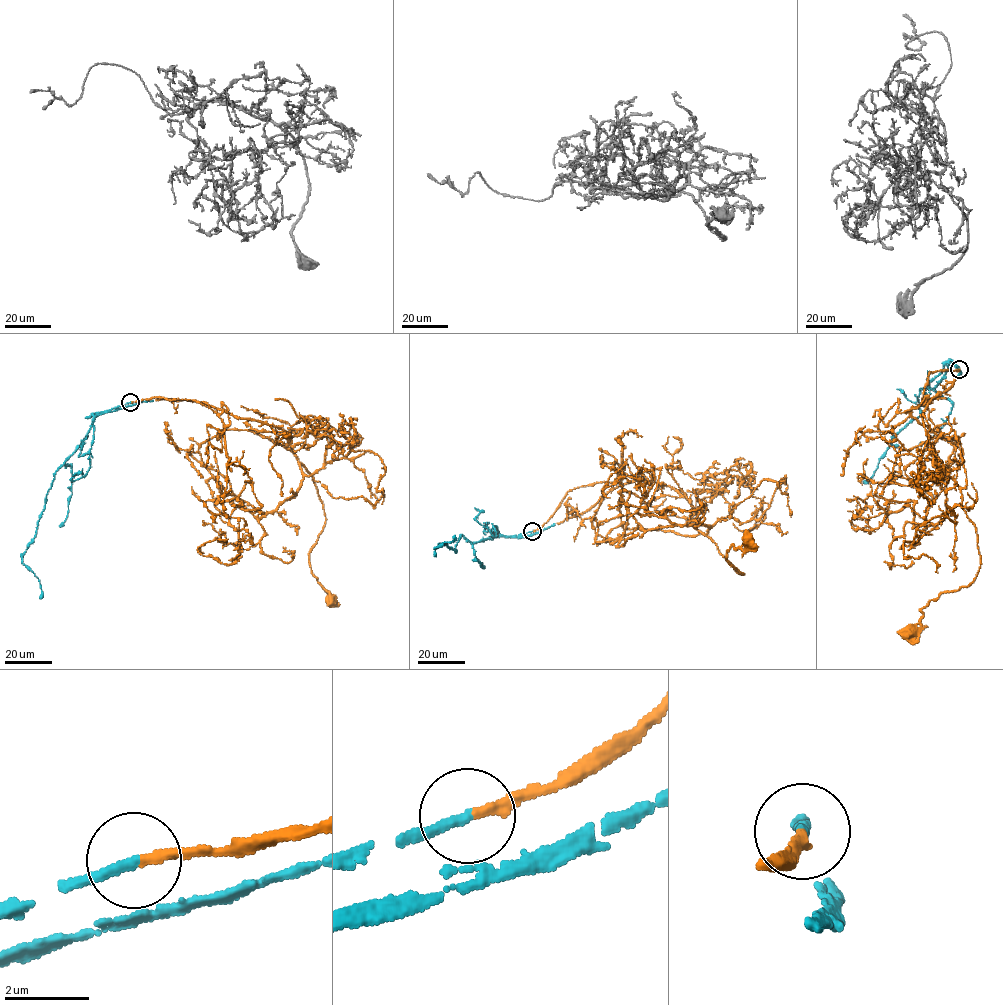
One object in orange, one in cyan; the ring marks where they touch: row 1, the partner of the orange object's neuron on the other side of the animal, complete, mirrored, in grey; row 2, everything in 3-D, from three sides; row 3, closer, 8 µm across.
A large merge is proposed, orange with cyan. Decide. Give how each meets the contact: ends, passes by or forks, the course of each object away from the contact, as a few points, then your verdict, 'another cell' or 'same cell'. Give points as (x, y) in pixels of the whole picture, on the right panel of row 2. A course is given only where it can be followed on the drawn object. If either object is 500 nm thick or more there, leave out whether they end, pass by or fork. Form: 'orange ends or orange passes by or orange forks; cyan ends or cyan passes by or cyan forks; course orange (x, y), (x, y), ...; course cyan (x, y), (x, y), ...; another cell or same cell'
orange ends; cyan ends; course orange (959, 369), (930, 372), (922, 418), (975, 527), (980, 565), (972, 583), (931, 600), (907, 633); course cyan (959, 369), (949, 363), (945, 377), (936, 387), (920, 389), (920, 415), (893, 437), (874, 474), (863, 482); same cell

